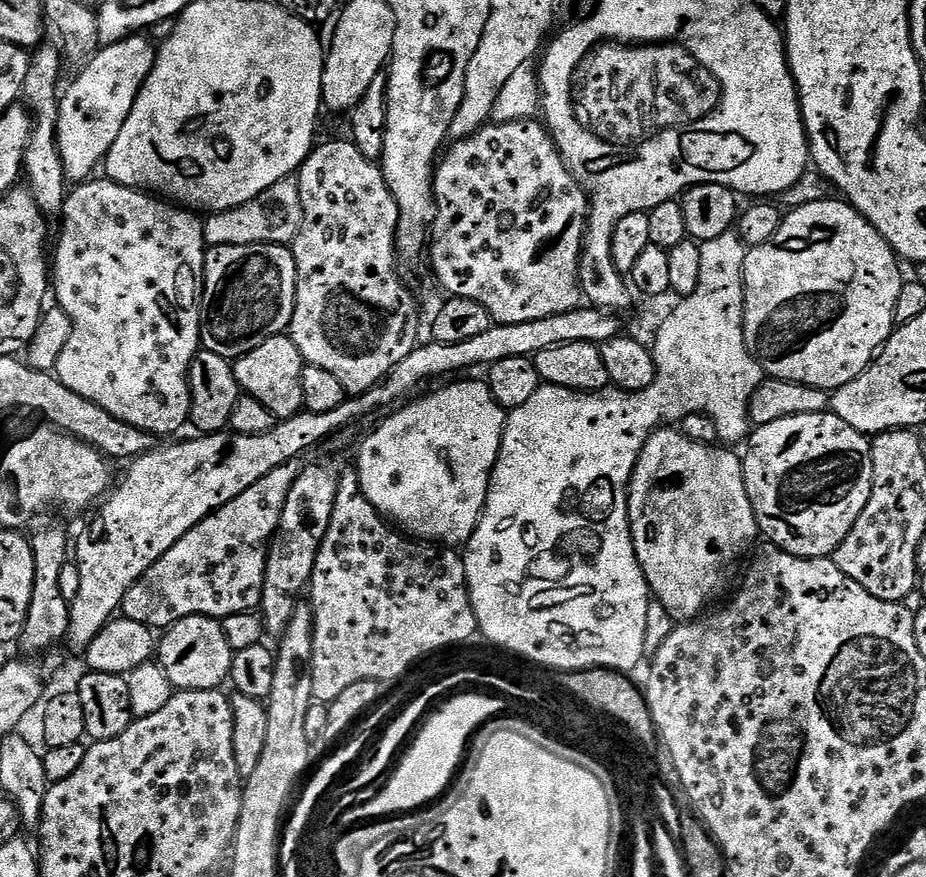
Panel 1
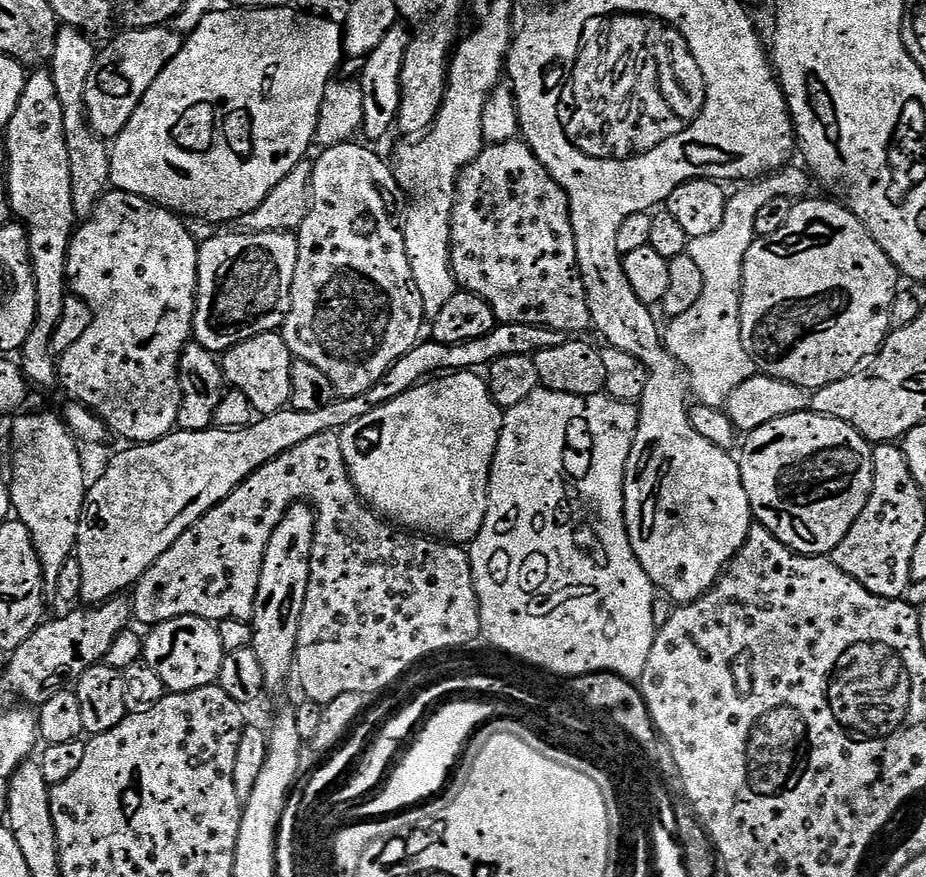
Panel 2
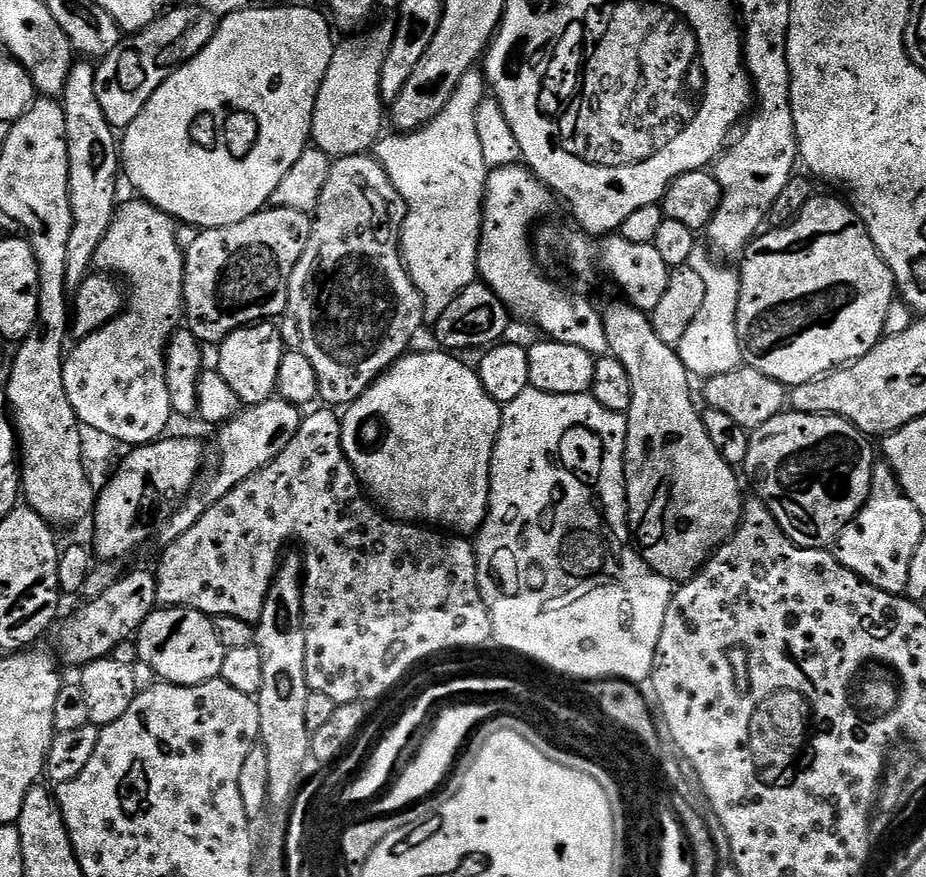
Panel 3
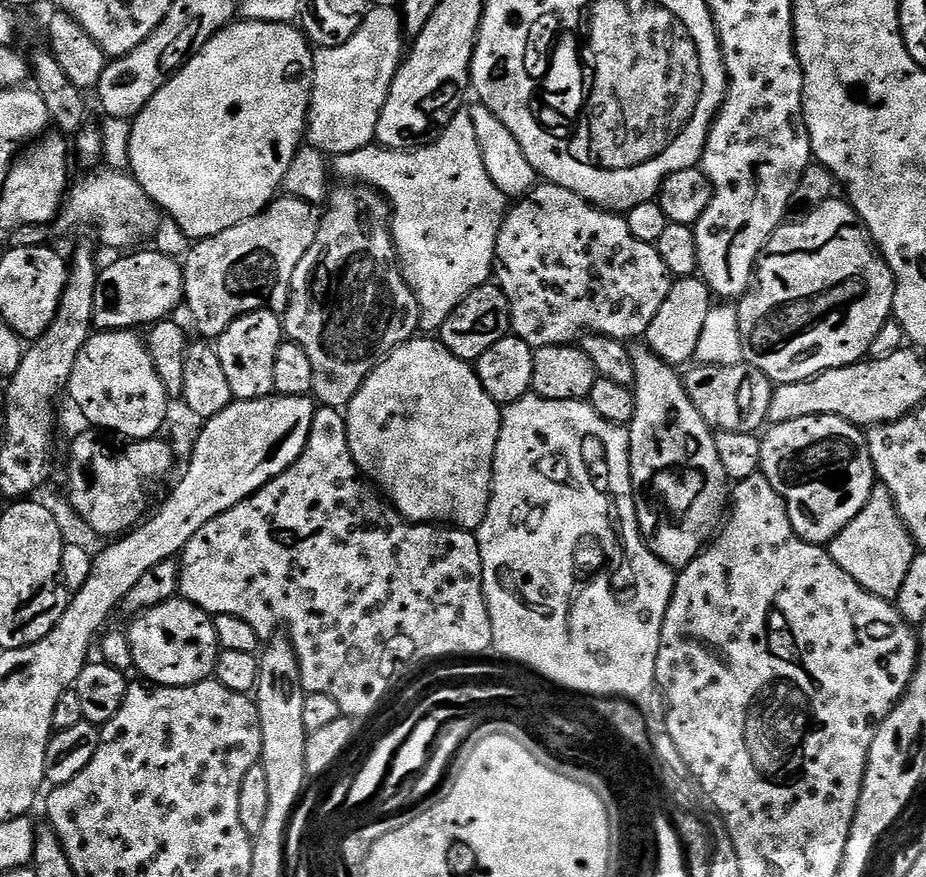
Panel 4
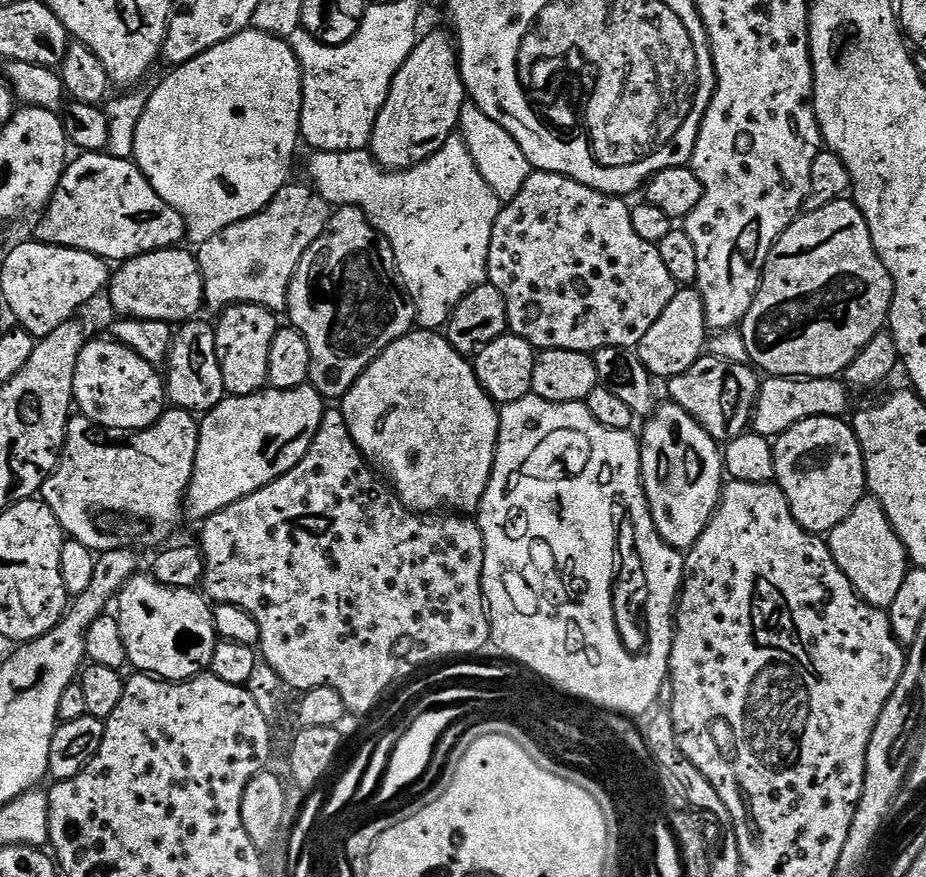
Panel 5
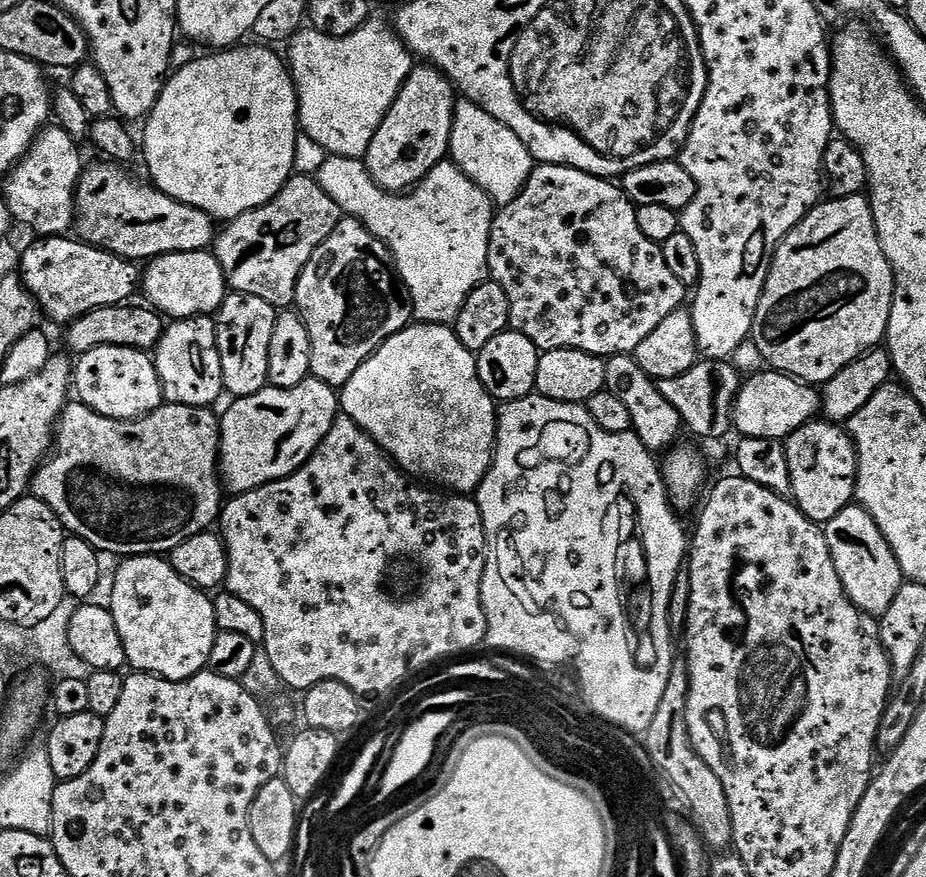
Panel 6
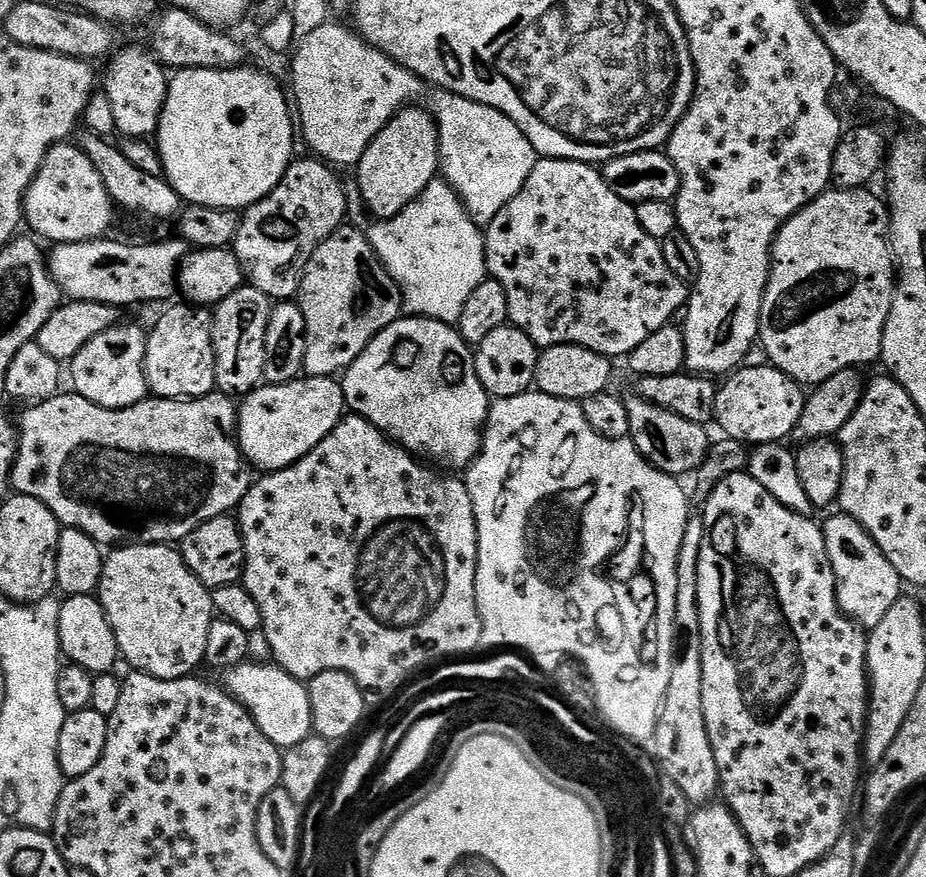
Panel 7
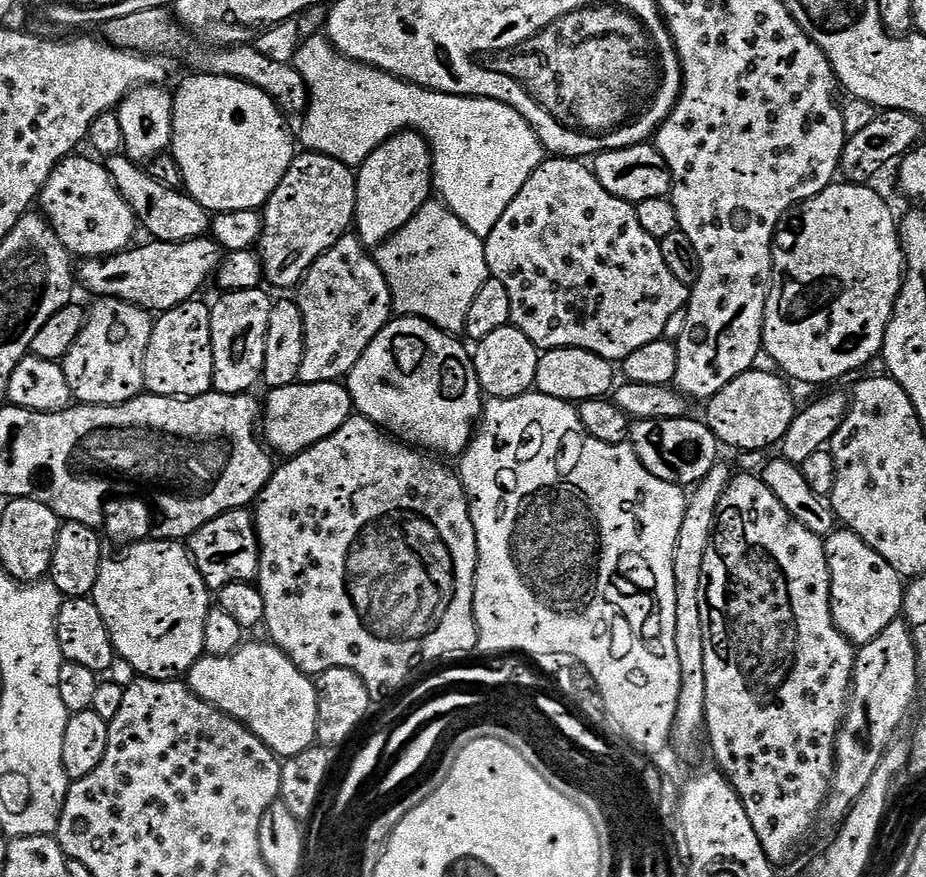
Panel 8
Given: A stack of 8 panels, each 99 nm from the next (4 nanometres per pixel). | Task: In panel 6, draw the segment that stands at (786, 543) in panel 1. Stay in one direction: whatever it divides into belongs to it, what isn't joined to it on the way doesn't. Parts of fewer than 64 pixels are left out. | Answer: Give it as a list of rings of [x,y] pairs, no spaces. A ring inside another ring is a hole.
[[[831,422],[803,424],[789,434],[784,449],[790,466],[790,496],[807,520],[823,526],[834,518],[834,514],[853,503],[856,494],[856,447],[841,425]]]

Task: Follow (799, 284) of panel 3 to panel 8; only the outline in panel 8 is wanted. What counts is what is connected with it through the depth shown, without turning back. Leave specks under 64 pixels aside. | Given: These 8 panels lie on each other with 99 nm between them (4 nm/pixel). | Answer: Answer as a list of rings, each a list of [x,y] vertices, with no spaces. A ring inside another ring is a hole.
[[[833,182],[826,190],[822,190],[814,198],[805,200],[787,218],[780,221],[776,228],[776,236],[772,239],[772,288],[768,291],[768,301],[764,311],[764,343],[763,351],[774,358],[777,369],[785,377],[793,381],[801,380],[804,384],[828,384],[831,380],[840,380],[851,372],[859,370],[863,364],[879,357],[884,351],[884,335],[896,305],[900,288],[904,285],[906,261],[904,245],[900,239],[898,216],[892,213],[892,208],[875,192],[874,187],[865,184]]]

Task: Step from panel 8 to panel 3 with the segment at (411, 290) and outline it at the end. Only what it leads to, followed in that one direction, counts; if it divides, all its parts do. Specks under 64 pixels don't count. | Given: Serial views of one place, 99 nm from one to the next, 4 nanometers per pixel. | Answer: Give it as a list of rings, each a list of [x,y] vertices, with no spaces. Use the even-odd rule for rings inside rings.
[[[476,70],[467,72],[462,78],[462,82],[458,82],[450,102],[446,102],[446,106],[442,110],[442,114],[438,114],[438,118],[434,118],[428,124],[425,124],[423,128],[414,132],[392,134],[396,136],[381,135],[374,145],[374,159],[386,170],[388,183],[393,184],[400,197],[404,199],[406,211],[400,225],[400,255],[404,258],[404,264],[408,267],[408,273],[414,282],[414,286],[422,294],[424,311],[428,314],[439,314],[442,310],[446,310],[446,306],[450,306],[450,302],[454,302],[454,298],[458,298],[458,294],[462,294],[462,290],[466,290],[466,286],[477,283],[478,280],[476,259],[478,258],[478,246],[480,245],[480,223],[484,220],[484,191],[488,185],[490,169],[487,162],[482,158],[482,141],[478,138],[476,115],[478,114],[478,106],[485,98],[486,81],[483,75]]]

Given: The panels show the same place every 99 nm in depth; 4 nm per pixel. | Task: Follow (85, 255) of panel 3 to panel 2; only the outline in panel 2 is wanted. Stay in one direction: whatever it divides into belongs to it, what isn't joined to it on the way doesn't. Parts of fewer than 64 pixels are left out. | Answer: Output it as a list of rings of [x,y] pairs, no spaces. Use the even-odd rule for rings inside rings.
[[[61,25],[57,29],[55,54],[50,61],[50,71],[62,105],[64,132],[69,150],[72,180],[73,210],[79,219],[87,219],[97,202],[111,185],[112,161],[107,143],[89,126],[85,110],[86,84],[96,65],[97,45],[87,33],[76,26]]]

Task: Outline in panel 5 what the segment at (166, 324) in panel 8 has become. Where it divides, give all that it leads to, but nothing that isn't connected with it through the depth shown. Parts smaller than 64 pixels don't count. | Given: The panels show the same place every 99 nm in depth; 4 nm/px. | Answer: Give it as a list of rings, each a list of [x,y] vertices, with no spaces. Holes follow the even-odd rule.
[[[193,318],[179,325],[166,365],[166,396],[175,407],[185,412],[203,414],[226,398],[222,382],[222,366],[218,362],[216,330],[211,323]]]

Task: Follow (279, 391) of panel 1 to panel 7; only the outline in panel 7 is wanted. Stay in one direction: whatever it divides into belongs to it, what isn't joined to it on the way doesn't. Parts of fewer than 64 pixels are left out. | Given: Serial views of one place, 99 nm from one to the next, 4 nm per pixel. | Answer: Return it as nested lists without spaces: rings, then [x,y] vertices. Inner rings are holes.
[[[245,286],[215,305],[212,341],[216,355],[216,388],[229,398],[243,398],[261,387],[266,362],[266,330],[274,307],[262,290]]]

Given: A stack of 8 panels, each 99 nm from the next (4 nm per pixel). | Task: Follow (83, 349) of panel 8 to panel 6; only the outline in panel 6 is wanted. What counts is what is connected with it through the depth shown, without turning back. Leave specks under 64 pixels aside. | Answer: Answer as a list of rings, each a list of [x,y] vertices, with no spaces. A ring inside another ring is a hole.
[[[98,346],[74,364],[74,392],[79,403],[115,420],[139,420],[165,403],[155,359],[126,346]]]

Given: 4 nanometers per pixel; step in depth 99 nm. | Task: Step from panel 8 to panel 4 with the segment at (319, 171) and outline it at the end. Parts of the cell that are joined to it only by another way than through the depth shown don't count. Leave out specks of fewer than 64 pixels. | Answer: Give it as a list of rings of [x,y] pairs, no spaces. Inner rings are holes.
[[[281,195],[263,208],[254,218],[246,218],[246,222],[238,222],[238,226],[230,226],[230,230],[222,230],[222,234],[211,236],[205,240],[195,241],[188,252],[188,261],[183,261],[184,270],[184,304],[201,332],[201,337],[218,338],[239,316],[269,308],[271,312],[282,314],[288,309],[288,296],[292,292],[294,270],[298,270],[298,262],[306,254],[310,246],[314,246],[314,238],[318,234],[321,213],[313,205],[290,195]]]

